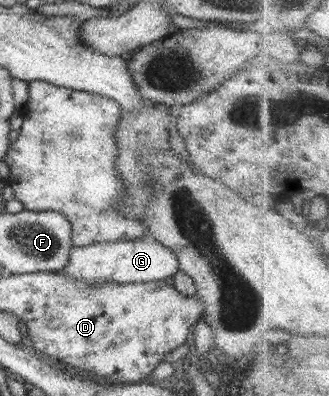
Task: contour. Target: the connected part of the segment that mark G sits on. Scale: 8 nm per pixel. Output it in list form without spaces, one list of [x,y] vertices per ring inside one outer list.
[[[141,238],[131,241],[99,242],[89,246],[74,246],[69,262],[62,268],[63,276],[78,278],[82,282],[118,282],[133,284],[163,281],[177,277],[178,257],[156,239]]]

